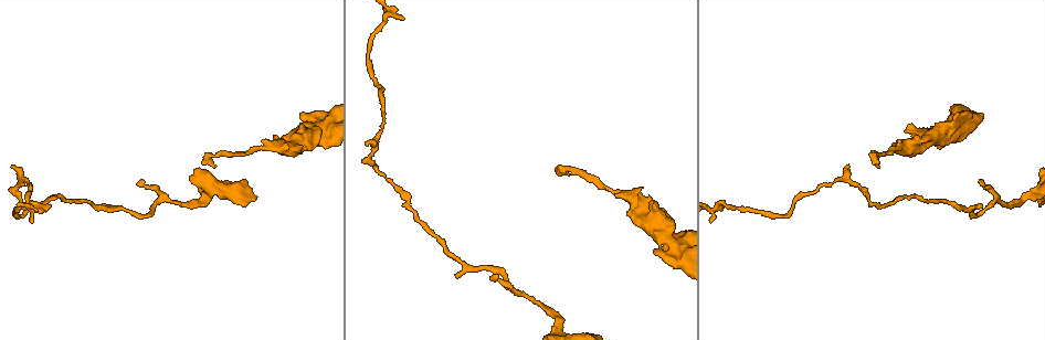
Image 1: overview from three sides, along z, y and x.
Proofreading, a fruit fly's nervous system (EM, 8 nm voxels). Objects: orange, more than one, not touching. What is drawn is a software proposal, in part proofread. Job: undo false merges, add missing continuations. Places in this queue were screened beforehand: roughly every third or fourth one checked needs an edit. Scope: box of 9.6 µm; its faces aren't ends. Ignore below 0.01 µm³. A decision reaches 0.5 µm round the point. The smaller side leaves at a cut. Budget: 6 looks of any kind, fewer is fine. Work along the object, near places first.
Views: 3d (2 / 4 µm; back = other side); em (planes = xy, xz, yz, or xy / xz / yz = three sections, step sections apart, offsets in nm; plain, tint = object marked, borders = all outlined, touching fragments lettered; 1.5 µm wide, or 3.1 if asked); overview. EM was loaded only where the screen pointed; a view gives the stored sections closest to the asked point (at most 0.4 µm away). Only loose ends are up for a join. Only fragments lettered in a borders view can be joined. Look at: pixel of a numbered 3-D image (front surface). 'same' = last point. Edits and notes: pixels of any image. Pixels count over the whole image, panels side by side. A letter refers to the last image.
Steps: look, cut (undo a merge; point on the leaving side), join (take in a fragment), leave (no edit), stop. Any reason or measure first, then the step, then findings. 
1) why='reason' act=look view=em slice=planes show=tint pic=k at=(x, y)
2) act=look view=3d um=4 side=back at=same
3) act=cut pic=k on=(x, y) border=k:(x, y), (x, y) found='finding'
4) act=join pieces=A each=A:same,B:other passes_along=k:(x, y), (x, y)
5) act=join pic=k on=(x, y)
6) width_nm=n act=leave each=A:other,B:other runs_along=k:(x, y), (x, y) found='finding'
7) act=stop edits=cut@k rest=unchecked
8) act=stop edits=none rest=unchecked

why='abrupt turn' act=look view=3d um=4 pic=1 at=(717, 207)

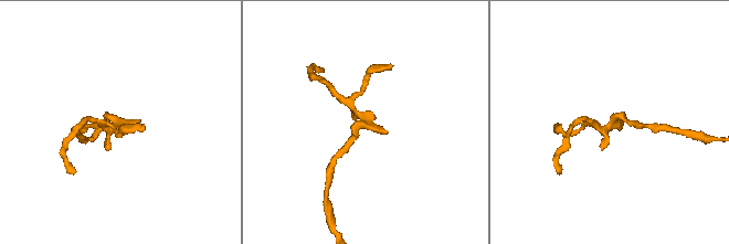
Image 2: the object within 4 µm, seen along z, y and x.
act=look view=em slice=planes show=plain pic=2 at=(611, 125)

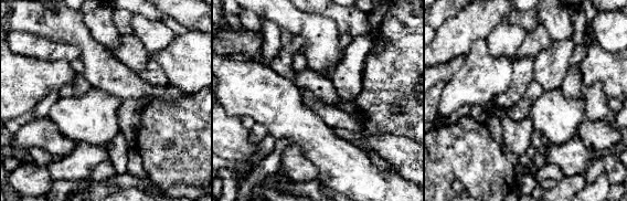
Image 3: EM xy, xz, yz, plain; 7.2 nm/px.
why='what lies round it' act=look view=em slice=planes show=borders at=same

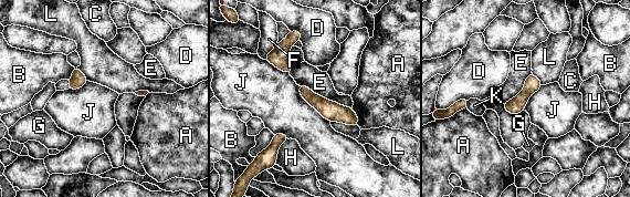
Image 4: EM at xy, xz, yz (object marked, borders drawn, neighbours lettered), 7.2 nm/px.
act=leave each=A:other,B:other,C:other,D:other,E:other,F:other,G:other,H:other,J:other,K:other,L:other border=4:(298, 84), (352, 107) found='all the same cell'

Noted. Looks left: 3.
act=look view=em slice=xz step=4 show=tint pic=1 at=(22, 215)

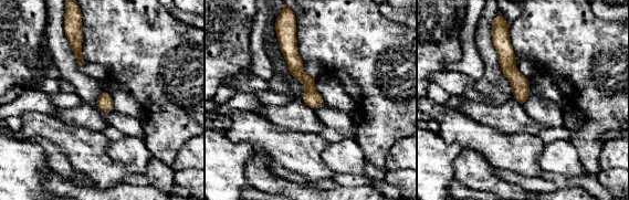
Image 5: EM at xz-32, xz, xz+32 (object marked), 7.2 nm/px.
act=look view=em slice=planes show=tint at=same

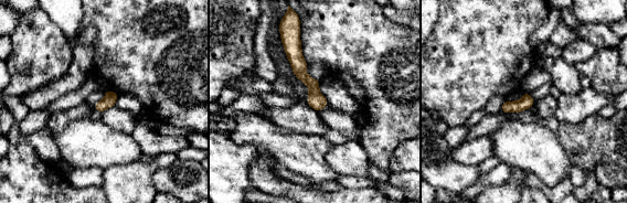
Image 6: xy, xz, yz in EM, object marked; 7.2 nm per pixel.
why='see the neighbours' act=look view=em slice=planes show=borders at=same

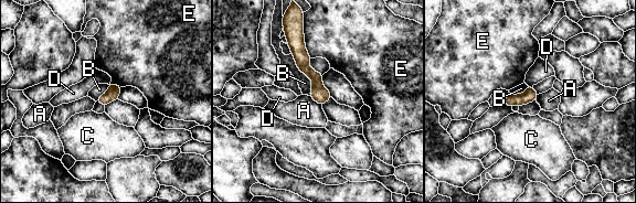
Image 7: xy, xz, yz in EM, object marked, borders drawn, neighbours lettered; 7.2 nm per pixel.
longest_contact=B:340nm act=leave each=A:other,B:other,C:other,D:other,E:other border=7:(292, 53), (311, 82), (310, 95) found='all the same cell'

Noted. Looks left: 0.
act=stop edits=none rest=unchecked

